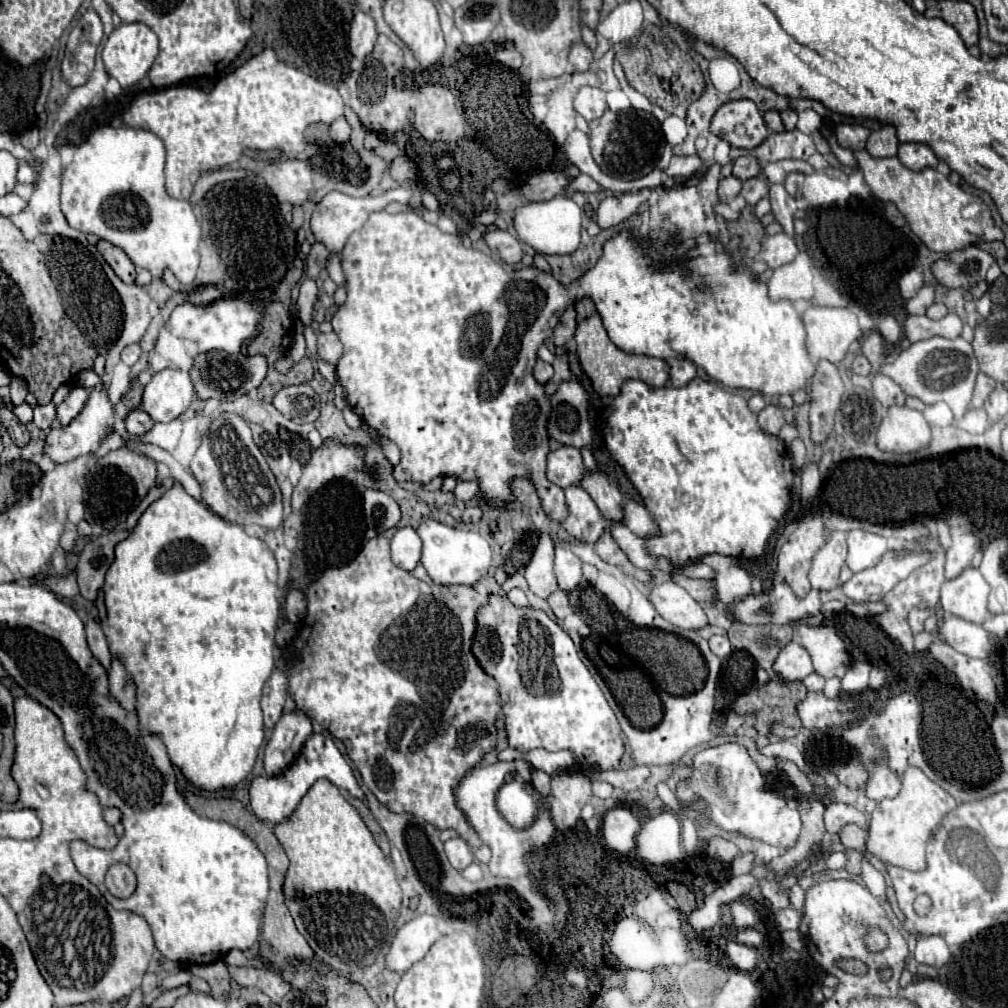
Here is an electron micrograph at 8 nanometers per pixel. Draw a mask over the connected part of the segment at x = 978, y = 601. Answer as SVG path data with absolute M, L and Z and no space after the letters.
M968 567L958 577L942 583L940 605L944 613L952 613L972 623L982 623L988 617L988 589L990 587L982 573L974 567Z

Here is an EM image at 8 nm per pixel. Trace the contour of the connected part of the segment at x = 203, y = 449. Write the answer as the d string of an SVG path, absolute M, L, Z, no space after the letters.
M224 413L212 423L208 435L202 437L202 443L190 461L190 471L202 487L202 499L220 517L240 525L258 523L264 529L276 529L282 525L280 489L242 417Z

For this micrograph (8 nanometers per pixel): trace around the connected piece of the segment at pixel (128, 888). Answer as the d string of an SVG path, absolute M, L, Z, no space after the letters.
M116 863L112 867L112 895L114 897L130 897L136 889L136 875L134 871L124 865Z

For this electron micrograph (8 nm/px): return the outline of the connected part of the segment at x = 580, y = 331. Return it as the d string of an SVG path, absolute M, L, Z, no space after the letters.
M594 313L588 319L580 321L574 337L576 337L576 343L578 343L580 365L586 371L586 375L590 377L592 387L594 387L594 391L598 395L616 397L626 379L640 379L650 387L664 387L670 381L670 367L668 367L666 361L656 359L656 357L648 357L648 355L632 355L632 353L624 353L622 349L618 349L608 339L608 333L606 333L598 313Z

